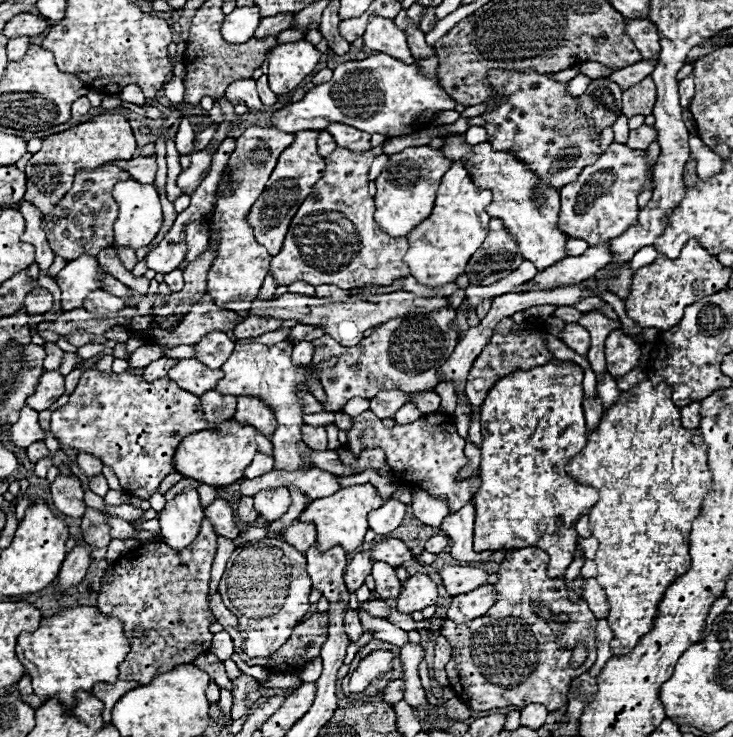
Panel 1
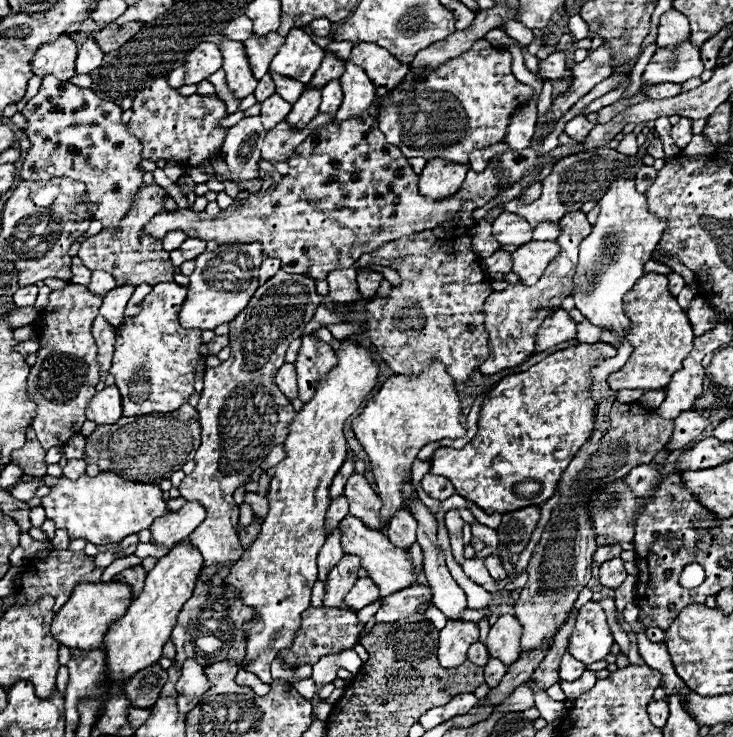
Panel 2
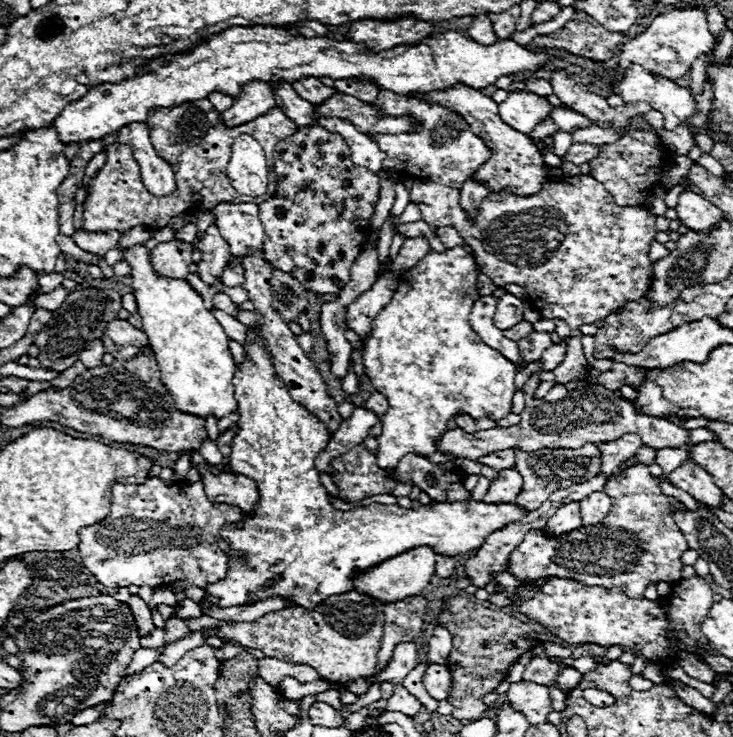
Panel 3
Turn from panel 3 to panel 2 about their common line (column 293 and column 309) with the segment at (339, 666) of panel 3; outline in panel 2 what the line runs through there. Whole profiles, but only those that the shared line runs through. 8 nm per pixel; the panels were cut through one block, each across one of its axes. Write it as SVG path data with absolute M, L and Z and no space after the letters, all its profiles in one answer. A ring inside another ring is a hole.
M308 608L302 614L302 626L294 638L292 648L282 650L282 660L296 668L300 664L314 664L322 654L330 654L334 650L348 650L354 648L358 642L358 634L364 628L364 624L356 618L356 610L330 610L330 608Z

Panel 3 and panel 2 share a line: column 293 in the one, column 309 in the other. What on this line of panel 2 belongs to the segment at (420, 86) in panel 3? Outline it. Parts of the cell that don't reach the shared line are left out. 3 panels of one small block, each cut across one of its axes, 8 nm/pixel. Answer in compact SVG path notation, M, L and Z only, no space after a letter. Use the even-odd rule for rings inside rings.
M300 28L290 30L282 50L274 56L270 72L308 84L324 58L324 50Z

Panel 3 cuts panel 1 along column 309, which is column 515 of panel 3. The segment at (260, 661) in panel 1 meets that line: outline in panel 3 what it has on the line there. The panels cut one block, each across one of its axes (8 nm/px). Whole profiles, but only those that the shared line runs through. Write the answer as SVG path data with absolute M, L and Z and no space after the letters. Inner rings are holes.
M462 596L450 598L450 604L438 616L438 622L446 626L454 636L454 648L450 652L448 670L452 672L452 686L450 686L450 704L456 708L454 718L458 720L478 720L486 706L480 702L484 694L496 690L502 680L506 680L510 666L534 646L536 632L530 624L520 622L504 612L484 608L476 602L470 602Z

